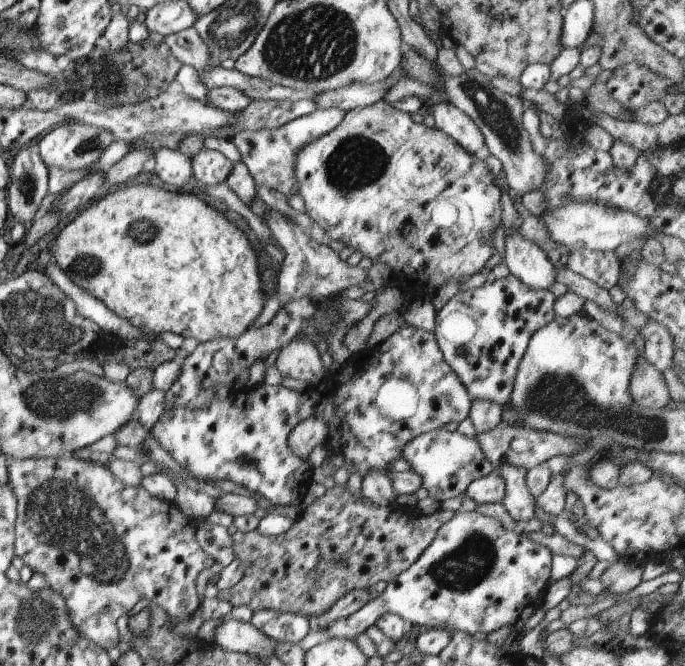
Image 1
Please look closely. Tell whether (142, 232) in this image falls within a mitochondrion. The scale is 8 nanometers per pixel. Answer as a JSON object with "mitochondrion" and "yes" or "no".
{"mitochondrion":"yes"}

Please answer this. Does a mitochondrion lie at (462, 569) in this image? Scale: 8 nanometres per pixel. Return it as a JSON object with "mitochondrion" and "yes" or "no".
{"mitochondrion":"yes"}

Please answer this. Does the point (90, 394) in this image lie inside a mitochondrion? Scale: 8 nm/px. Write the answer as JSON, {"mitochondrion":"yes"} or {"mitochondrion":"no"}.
{"mitochondrion":"yes"}

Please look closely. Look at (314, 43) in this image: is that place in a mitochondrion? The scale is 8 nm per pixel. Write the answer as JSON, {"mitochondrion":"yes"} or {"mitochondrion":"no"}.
{"mitochondrion":"yes"}

